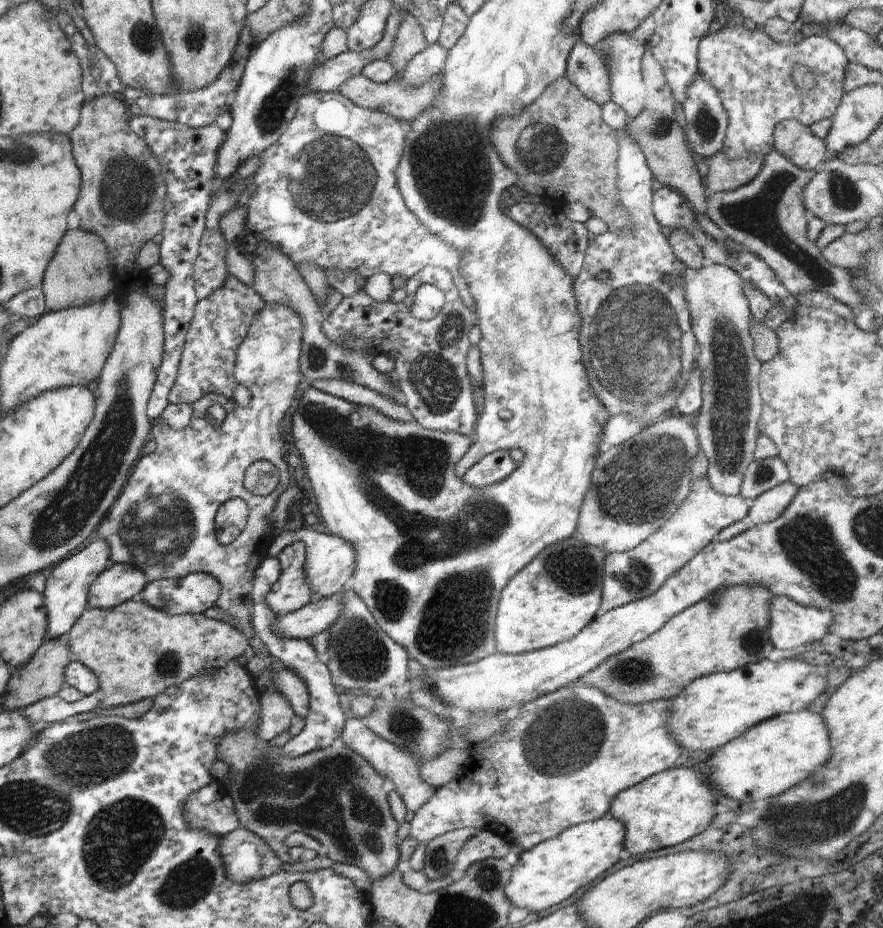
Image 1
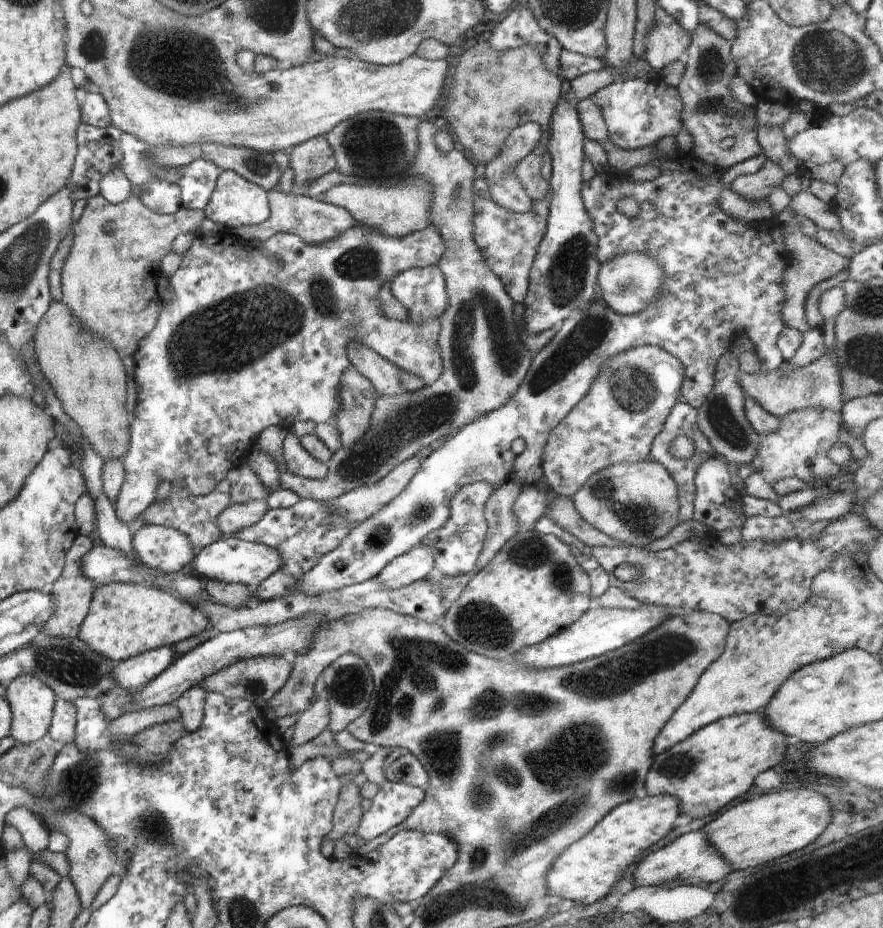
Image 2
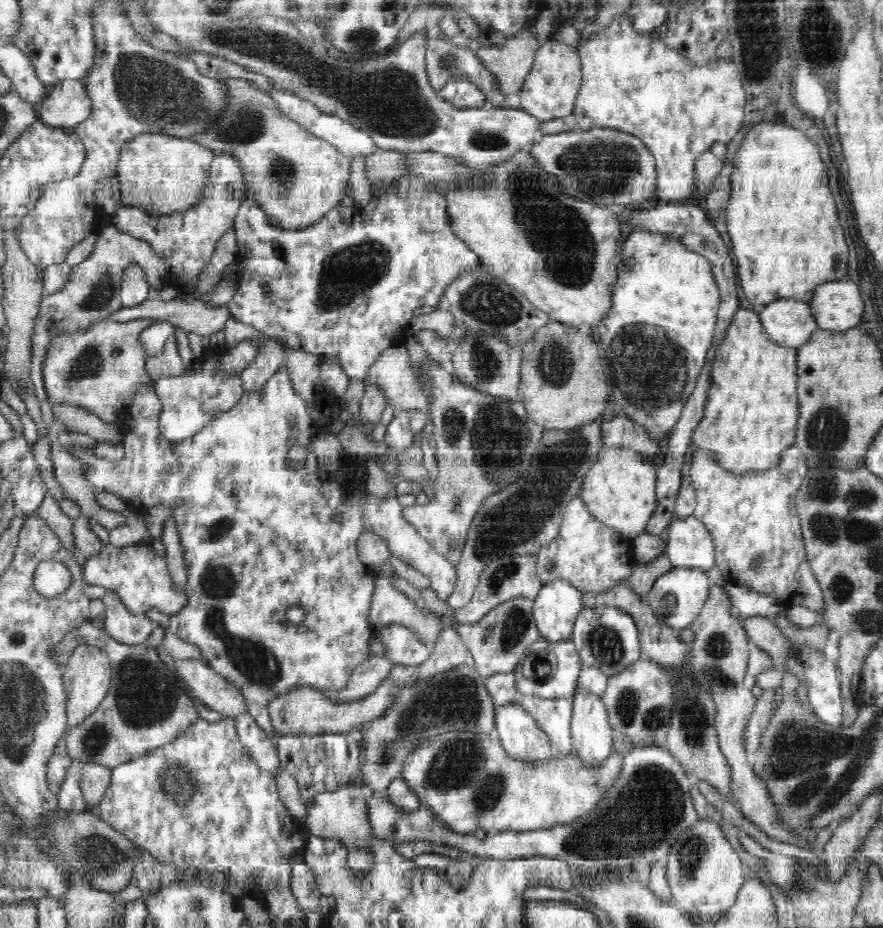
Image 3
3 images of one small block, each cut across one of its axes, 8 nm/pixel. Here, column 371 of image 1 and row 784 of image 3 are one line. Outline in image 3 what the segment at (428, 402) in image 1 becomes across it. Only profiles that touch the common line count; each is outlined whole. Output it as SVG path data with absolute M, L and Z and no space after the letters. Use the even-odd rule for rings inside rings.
M355 733L288 734L276 738L281 768L287 770L298 783L305 804L310 804L321 792L328 792L351 784L360 764L361 743Z

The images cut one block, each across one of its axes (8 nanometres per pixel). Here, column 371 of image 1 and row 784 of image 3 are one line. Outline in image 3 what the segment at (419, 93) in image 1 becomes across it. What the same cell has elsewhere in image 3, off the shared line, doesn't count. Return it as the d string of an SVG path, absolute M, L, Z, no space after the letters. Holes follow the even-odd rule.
M96 763L80 768L80 788L88 809L96 806L106 794L111 783L111 769Z

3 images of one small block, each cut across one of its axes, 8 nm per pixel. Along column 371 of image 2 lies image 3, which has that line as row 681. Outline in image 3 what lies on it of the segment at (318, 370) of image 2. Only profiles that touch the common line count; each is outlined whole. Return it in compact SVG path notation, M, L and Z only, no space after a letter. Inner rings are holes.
M212 346L210 350L204 353L202 356L193 360L190 369L183 369L174 377L162 377L154 381L154 387L152 385L142 385L134 395L133 401L129 404L131 408L131 419L128 426L125 428L124 440L121 443L120 448L125 452L125 456L120 461L108 461L99 458L95 454L96 447L92 449L73 449L71 454L84 465L84 477L88 479L90 484L93 484L95 492L111 492L122 500L125 500L129 506L144 506L148 509L156 505L168 505L172 508L174 521L176 521L176 530L180 537L181 545L185 550L185 563L187 564L187 584L184 589L178 589L174 587L172 583L172 576L167 566L165 558L161 558L157 555L156 551L150 544L144 545L128 545L127 547L117 548L109 542L103 545L100 552L90 557L88 562L82 565L83 577L82 580L88 584L95 584L103 586L105 589L112 589L120 595L120 600L126 609L134 615L145 614L150 608L155 608L164 614L170 615L169 630L182 640L189 642L193 645L198 645L202 655L206 660L206 663L210 665L218 674L221 674L228 682L231 682L242 693L242 696L246 700L248 705L248 713L242 713L236 715L235 725L237 726L237 733L240 742L243 742L244 748L249 752L250 756L257 762L257 765L266 770L270 774L275 774L274 779L276 782L276 788L280 797L280 801L284 803L288 814L292 822L295 822L298 826L303 826L305 818L307 817L306 804L302 800L299 793L298 783L292 775L281 768L281 762L279 761L277 745L276 745L276 733L271 725L270 715L268 714L268 706L272 698L282 694L288 694L288 690L294 688L294 686L311 686L322 691L338 691L347 687L348 681L351 677L351 672L363 662L366 662L373 653L370 651L370 642L373 635L380 636L380 642L385 648L385 658L387 658L394 665L402 664L404 666L418 666L428 660L431 653L431 647L422 644L409 628L397 626L388 626L383 629L379 629L373 633L370 629L368 622L368 611L370 610L370 603L372 594L374 594L374 582L375 577L366 577L367 568L357 557L356 539L364 530L371 528L375 533L383 538L389 546L391 554L396 558L403 560L406 564L411 565L414 569L418 570L424 576L430 578L430 587L437 593L440 600L446 601L447 598L452 596L454 588L457 582L456 568L444 558L441 554L438 554L429 545L427 540L424 540L419 532L410 524L402 515L402 506L400 506L395 489L395 495L392 498L386 498L386 500L379 500L376 496L368 493L364 496L364 490L367 490L364 486L364 481L359 485L359 481L353 482L355 476L359 473L359 467L362 467L361 460L357 460L350 455L345 454L342 458L341 468L338 472L331 473L330 471L321 471L317 464L316 454L311 451L306 458L306 464L302 470L290 470L290 461L288 459L288 453L295 445L301 447L309 447L309 444L315 436L325 435L331 433L333 430L333 423L338 421L338 415L334 414L334 408L338 406L339 397L330 395L323 392L321 388L315 393L316 400L310 405L308 401L305 401L302 397L294 393L290 377L288 377L288 369L286 365L280 364L279 369L268 379L262 389L258 391L244 391L242 387L241 375L228 375L228 373L222 373L216 365L216 360L222 356L222 350L217 351L217 348ZM338 475L346 476L344 484L338 483ZM343 497L348 499L348 502L344 502ZM360 498L360 500L357 500ZM292 606L300 606L304 608L305 617L300 624L292 624L286 617L286 612L292 608Z

